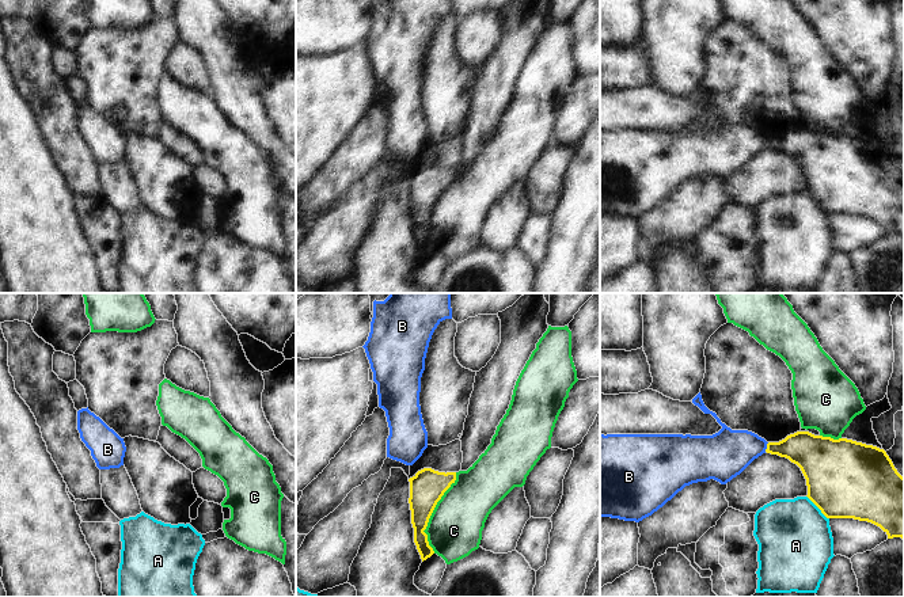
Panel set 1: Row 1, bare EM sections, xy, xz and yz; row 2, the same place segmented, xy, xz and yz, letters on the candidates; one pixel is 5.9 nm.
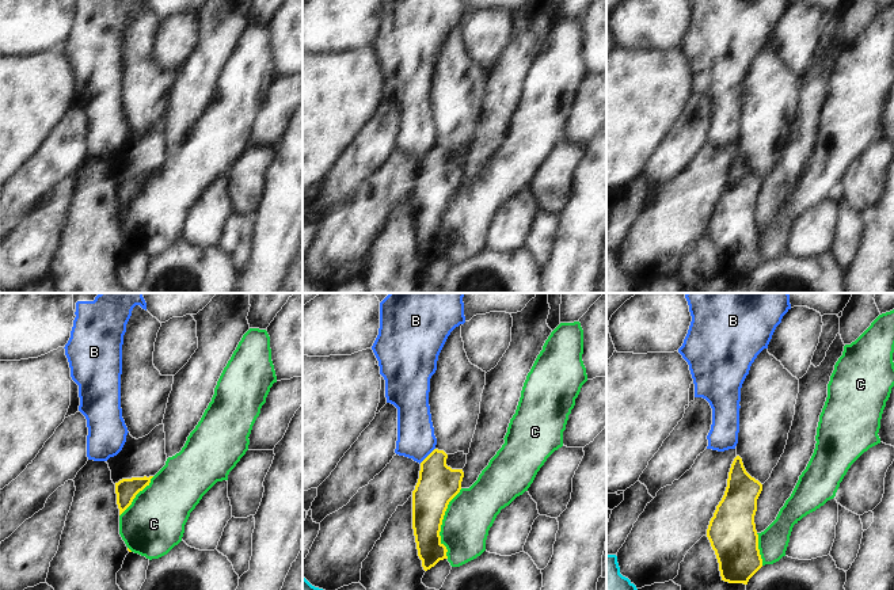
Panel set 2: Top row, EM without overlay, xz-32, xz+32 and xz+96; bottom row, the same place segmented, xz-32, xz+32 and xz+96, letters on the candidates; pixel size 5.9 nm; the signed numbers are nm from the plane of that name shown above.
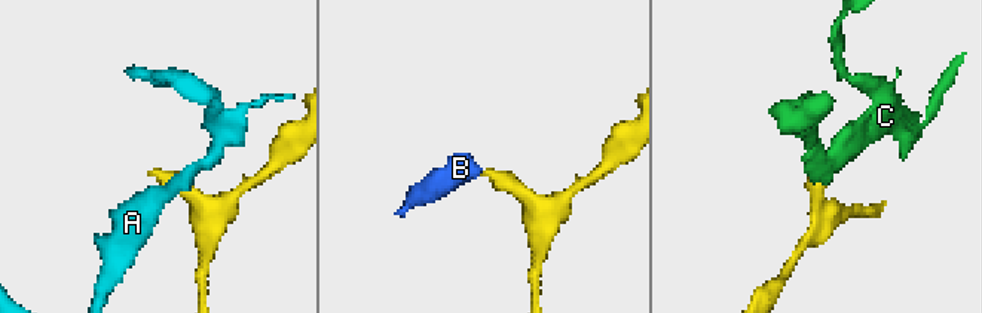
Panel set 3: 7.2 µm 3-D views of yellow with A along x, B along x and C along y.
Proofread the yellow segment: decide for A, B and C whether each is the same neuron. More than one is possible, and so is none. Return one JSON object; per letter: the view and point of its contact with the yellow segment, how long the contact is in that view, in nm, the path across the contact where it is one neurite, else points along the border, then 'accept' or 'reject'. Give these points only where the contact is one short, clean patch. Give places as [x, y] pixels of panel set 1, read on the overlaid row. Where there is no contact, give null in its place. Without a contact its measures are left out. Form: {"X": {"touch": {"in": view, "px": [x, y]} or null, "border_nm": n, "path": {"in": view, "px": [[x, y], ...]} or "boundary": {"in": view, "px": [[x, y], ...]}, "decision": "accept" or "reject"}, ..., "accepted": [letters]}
{"A": {"touch": {"in": "yz", "px": [817, 506]}, "border_nm": 190, "decision": "reject"}, "B": {"touch": {"in": "yz", "px": [767, 447]}, "border_nm": 60, "boundary": {"in": "yz", "px": [[768, 443], [764, 451]]}, "decision": "reject"}, "C": {"touch": {"in": "xz", "px": [432, 512]}, "border_nm": 500, "decision": "reject"}, "accepted": []}

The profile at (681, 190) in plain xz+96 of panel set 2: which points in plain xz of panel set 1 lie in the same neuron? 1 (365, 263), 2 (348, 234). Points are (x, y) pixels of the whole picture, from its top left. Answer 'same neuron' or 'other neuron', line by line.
1: other neuron
2: same neuron

